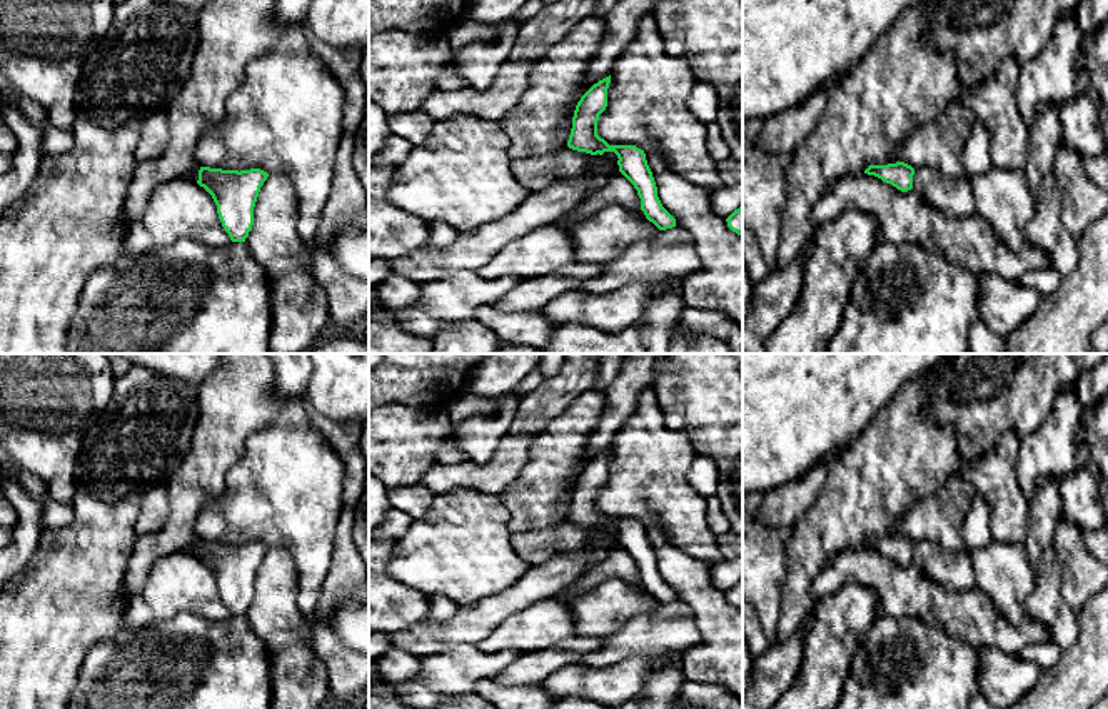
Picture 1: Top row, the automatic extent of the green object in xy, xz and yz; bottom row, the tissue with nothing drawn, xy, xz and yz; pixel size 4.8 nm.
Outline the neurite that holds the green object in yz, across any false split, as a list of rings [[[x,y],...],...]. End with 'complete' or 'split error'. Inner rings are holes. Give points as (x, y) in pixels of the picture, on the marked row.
[[[904,162],[888,163],[888,165],[869,165],[864,173],[874,175],[886,184],[891,184],[901,192],[913,189],[914,168]]]; complete

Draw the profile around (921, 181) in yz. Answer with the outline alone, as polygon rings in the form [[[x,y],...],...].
[[[916,167],[913,189],[919,192],[933,209],[948,217],[968,219],[976,214],[970,179],[948,177],[934,167]]]

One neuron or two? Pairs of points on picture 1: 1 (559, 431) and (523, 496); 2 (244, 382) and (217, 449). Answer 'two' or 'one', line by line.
1: one
2: one

